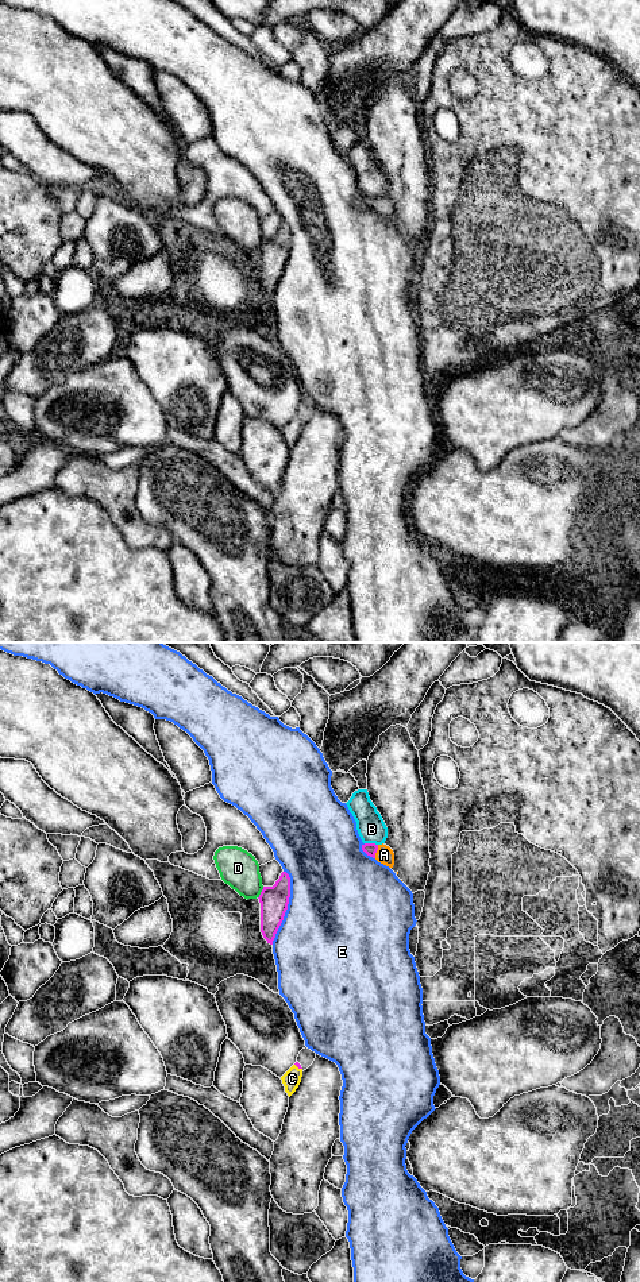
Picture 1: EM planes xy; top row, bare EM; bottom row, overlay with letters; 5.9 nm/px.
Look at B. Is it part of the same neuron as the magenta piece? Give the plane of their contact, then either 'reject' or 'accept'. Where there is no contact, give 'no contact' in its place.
meets magenta in xy; reject

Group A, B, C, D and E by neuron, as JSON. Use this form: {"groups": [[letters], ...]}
{"groups": [["A", "C"], ["B"], ["D"], ["E"]]}

